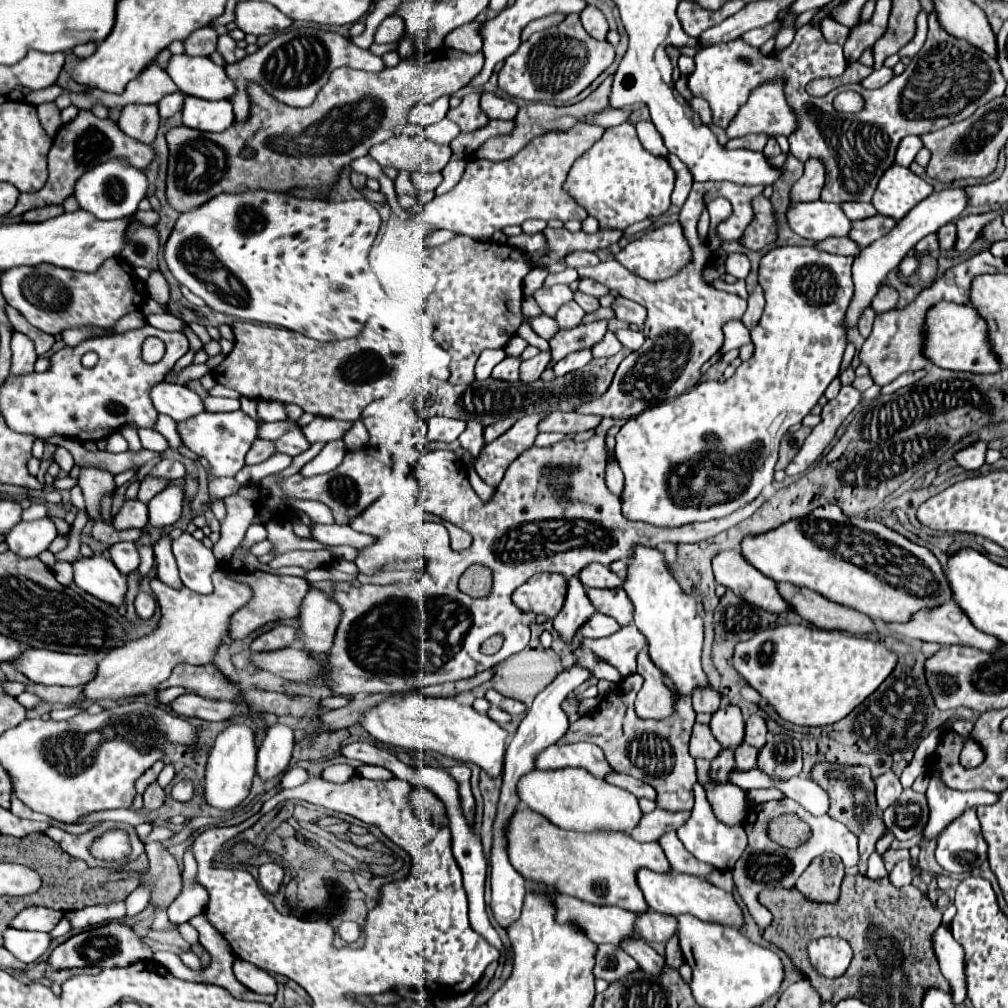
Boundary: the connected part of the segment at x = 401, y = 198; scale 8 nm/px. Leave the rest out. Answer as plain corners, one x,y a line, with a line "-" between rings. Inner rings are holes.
398,171
398,177
394,181
394,188
398,203
402,205
402,209
410,209
414,203
418,203
418,201
414,201
414,193
420,193
420,191
412,183
412,173
410,171

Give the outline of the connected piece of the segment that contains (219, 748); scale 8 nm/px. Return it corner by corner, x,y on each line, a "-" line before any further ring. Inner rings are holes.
230,723
216,737
216,743
206,763
206,777
204,777
204,795
212,807
232,809
246,799
252,787
252,777
256,773
256,749
258,747
254,729
246,723

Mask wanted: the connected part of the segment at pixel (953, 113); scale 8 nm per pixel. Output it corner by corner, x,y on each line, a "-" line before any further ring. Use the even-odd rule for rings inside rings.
934,9
928,15
928,39
902,75
874,91
864,89
860,83
846,87
858,91
866,101
864,109
852,115
836,113
832,107
832,99
842,91
842,87
820,99
806,93
806,83
812,79
841,75
846,70
842,46
826,43
820,29
812,23
800,27
792,45
774,59
772,55
760,55
758,49
748,49
748,45
736,39
700,49
694,61
696,69
688,77
688,87
694,97
708,101
712,109
712,123
722,129
748,101
756,87
770,81
784,83
786,101
798,121
796,131
788,135
790,153
800,161
806,161
808,157
824,159
826,187
822,189
820,199
830,203
870,201
878,179
894,163
894,153
902,137
938,131
954,121
962,121
978,107
1006,91
1006,79
1002,77
1002,71
998,71
998,63
968,41
952,37
940,25

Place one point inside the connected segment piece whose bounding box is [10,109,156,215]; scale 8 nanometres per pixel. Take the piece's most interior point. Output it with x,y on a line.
87,141

